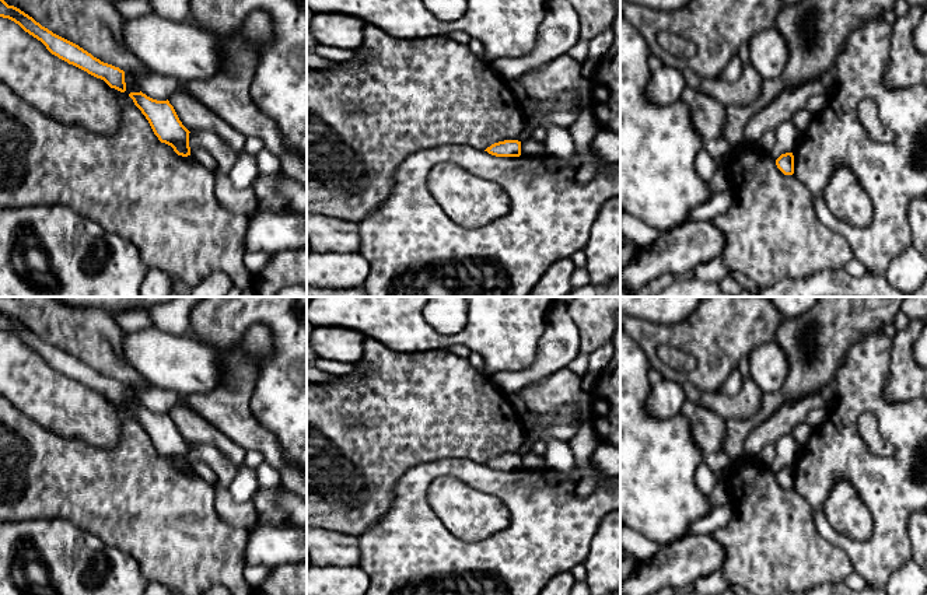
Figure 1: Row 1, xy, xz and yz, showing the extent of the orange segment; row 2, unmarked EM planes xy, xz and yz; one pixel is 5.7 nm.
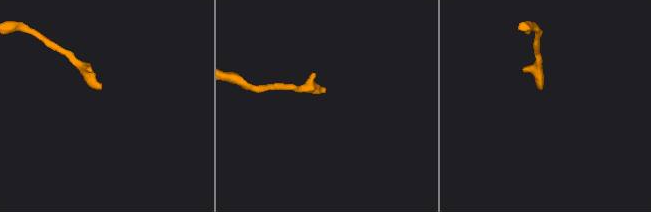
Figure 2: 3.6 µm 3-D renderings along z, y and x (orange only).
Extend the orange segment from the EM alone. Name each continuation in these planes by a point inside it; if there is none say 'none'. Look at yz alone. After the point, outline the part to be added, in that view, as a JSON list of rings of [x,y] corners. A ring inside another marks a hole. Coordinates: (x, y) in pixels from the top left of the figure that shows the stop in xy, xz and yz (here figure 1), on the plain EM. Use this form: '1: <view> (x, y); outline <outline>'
none

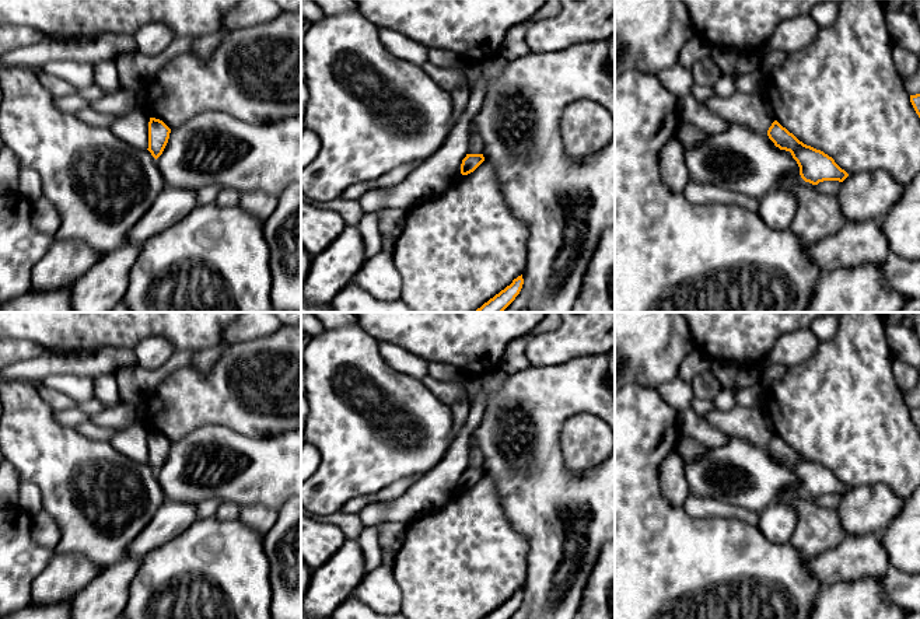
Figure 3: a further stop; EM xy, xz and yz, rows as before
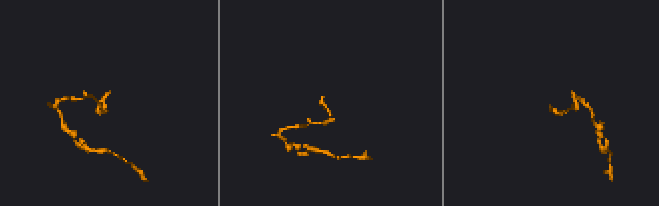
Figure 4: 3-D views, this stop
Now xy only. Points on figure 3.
none

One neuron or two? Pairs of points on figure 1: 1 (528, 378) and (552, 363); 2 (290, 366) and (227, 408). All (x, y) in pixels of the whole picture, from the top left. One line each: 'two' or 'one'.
1: one
2: two

